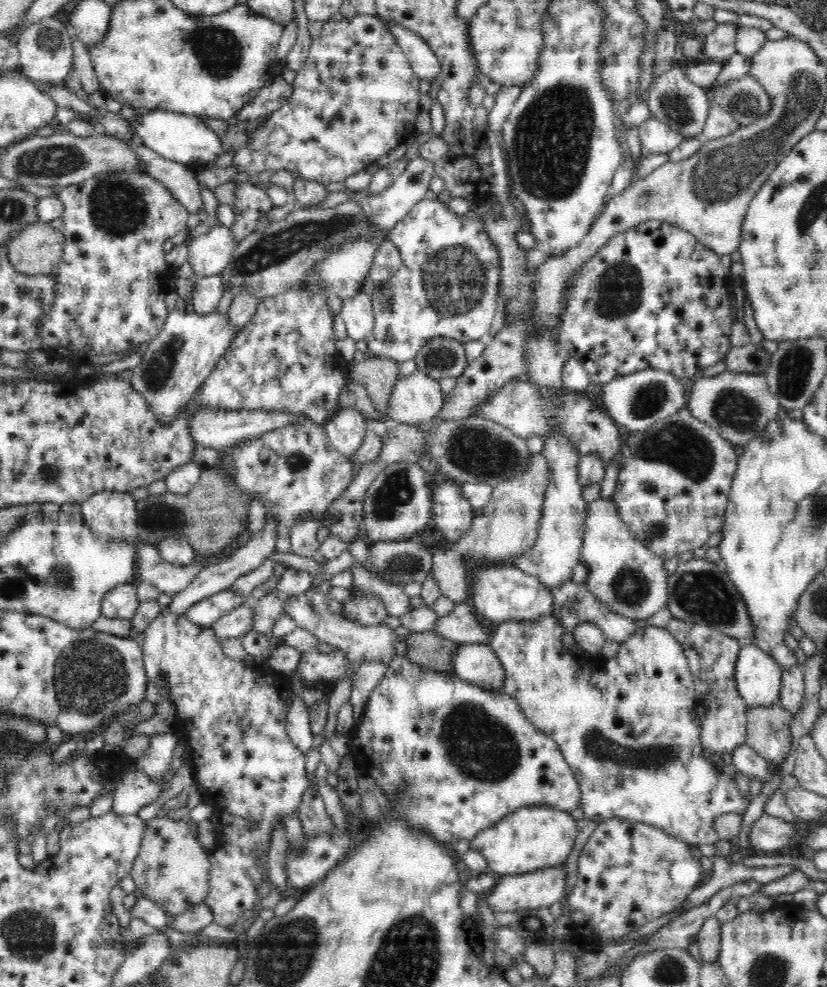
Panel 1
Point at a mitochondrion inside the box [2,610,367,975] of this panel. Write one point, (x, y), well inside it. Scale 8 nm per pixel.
(89, 676)

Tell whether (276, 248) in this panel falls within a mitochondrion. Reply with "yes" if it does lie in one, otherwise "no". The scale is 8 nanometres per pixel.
yes

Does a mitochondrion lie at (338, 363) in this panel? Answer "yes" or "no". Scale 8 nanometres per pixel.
no

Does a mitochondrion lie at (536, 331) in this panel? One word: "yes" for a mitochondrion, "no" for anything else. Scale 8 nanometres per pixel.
no

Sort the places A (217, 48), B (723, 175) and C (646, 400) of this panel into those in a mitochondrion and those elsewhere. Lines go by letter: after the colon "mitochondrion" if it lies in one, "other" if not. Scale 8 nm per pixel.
A: mitochondrion
B: mitochondrion
C: mitochondrion

